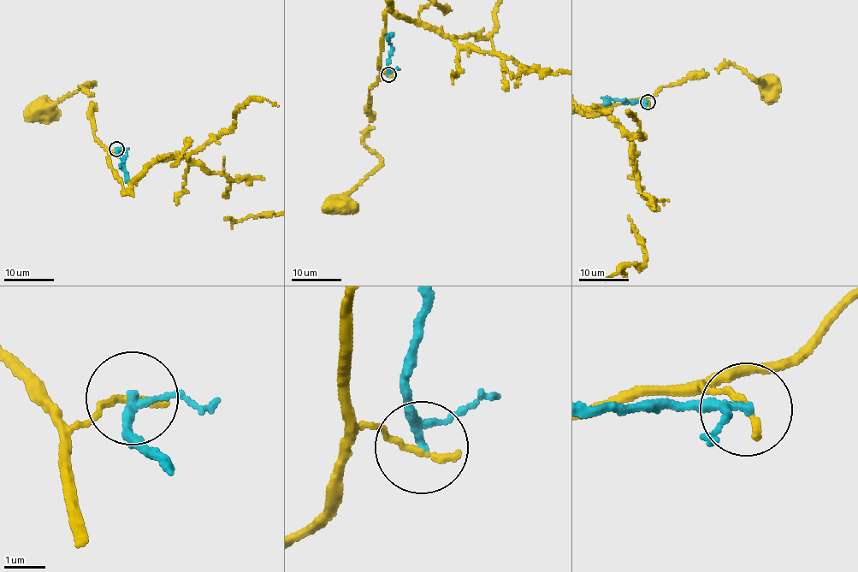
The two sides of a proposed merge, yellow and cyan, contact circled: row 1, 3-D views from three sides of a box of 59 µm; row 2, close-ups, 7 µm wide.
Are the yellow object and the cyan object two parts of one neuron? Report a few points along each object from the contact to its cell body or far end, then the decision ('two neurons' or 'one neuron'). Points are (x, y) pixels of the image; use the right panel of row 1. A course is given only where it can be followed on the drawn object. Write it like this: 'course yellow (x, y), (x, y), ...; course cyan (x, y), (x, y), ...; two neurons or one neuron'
course yellow (648, 101), (643, 100), (655, 97), (662, 86), (705, 75), (729, 64), (745, 71), (754, 79), (767, 83); course cyan (648, 102), (610, 99), (599, 113); two neurons

